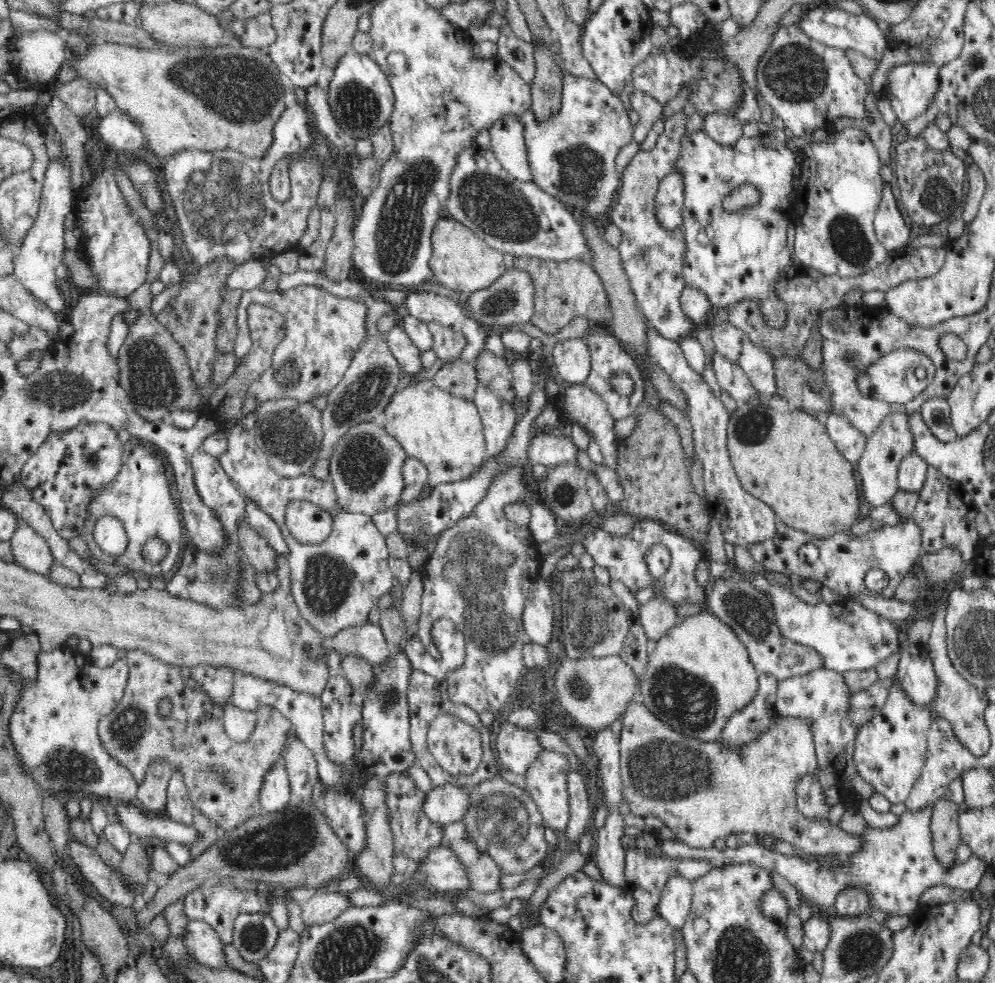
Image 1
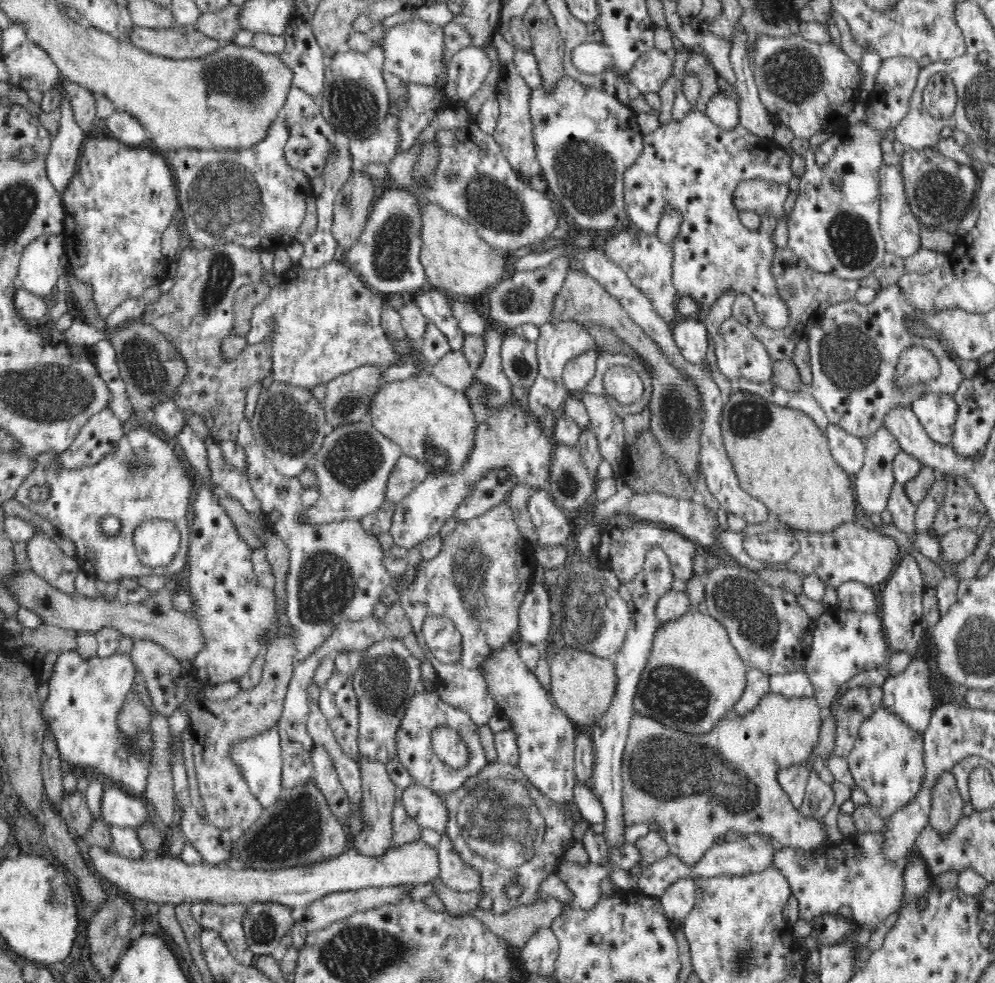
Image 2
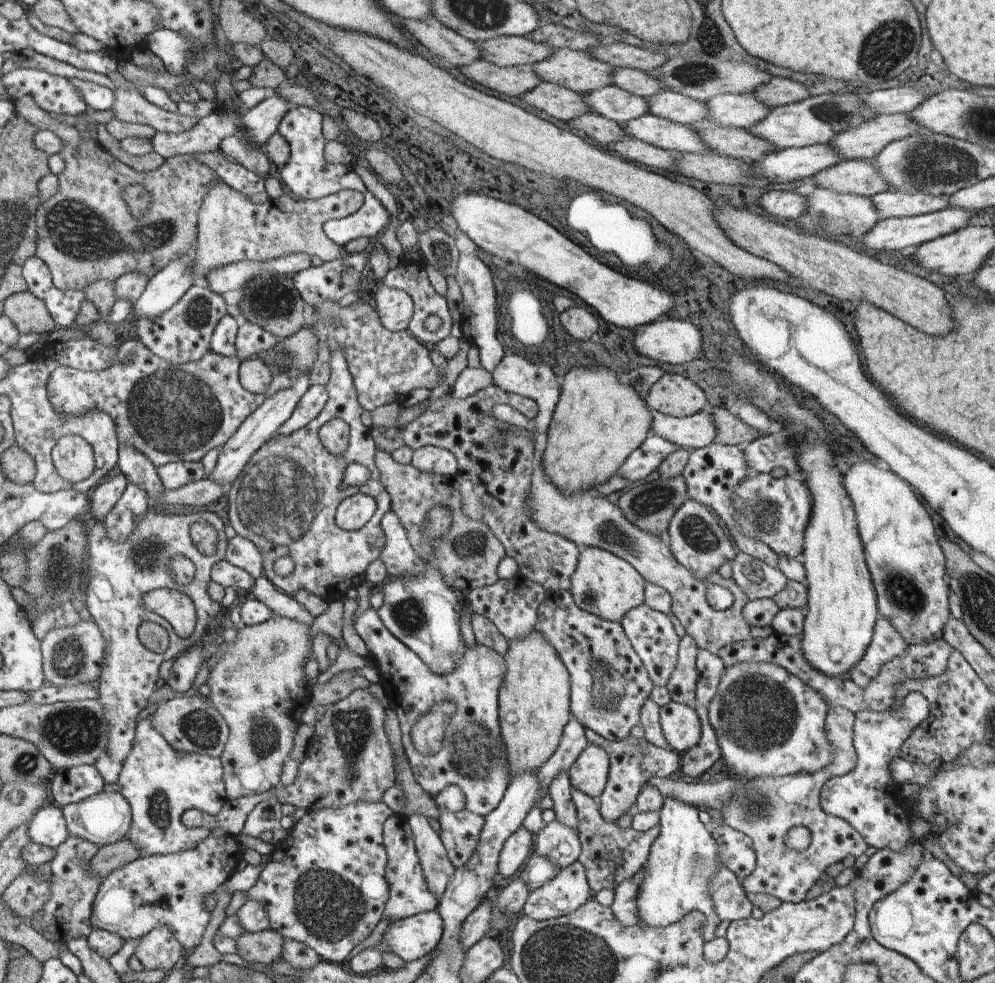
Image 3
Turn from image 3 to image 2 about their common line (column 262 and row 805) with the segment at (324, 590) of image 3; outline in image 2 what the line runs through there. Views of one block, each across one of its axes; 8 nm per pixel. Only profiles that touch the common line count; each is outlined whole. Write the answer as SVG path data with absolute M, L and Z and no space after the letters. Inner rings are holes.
M490 762L480 775L472 775L458 790L446 794L448 822L445 835L453 842L462 861L480 873L480 900L491 908L492 914L500 915L522 904L532 904L538 894L538 884L548 876L555 875L564 860L564 850L573 840L572 828L576 826L577 816L563 814L556 805L529 783L528 777L520 768L505 765L504 762ZM514 882L514 898L503 892L505 884Z

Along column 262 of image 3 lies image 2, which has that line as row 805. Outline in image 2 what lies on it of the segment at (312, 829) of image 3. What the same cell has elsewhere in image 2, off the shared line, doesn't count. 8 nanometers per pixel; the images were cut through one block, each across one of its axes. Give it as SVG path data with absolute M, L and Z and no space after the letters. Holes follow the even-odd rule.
M881 706L866 719L858 732L848 768L858 788L868 797L870 808L880 817L893 815L917 796L924 778L924 738L890 708Z

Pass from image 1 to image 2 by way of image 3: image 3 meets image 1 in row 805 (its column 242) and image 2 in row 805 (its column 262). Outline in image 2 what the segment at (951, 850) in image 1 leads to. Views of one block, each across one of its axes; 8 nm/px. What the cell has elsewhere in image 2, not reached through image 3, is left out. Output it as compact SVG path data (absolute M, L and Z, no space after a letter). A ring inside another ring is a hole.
M951 771L942 774L939 784L932 792L929 826L936 830L941 838L946 838L963 817L964 804Z

